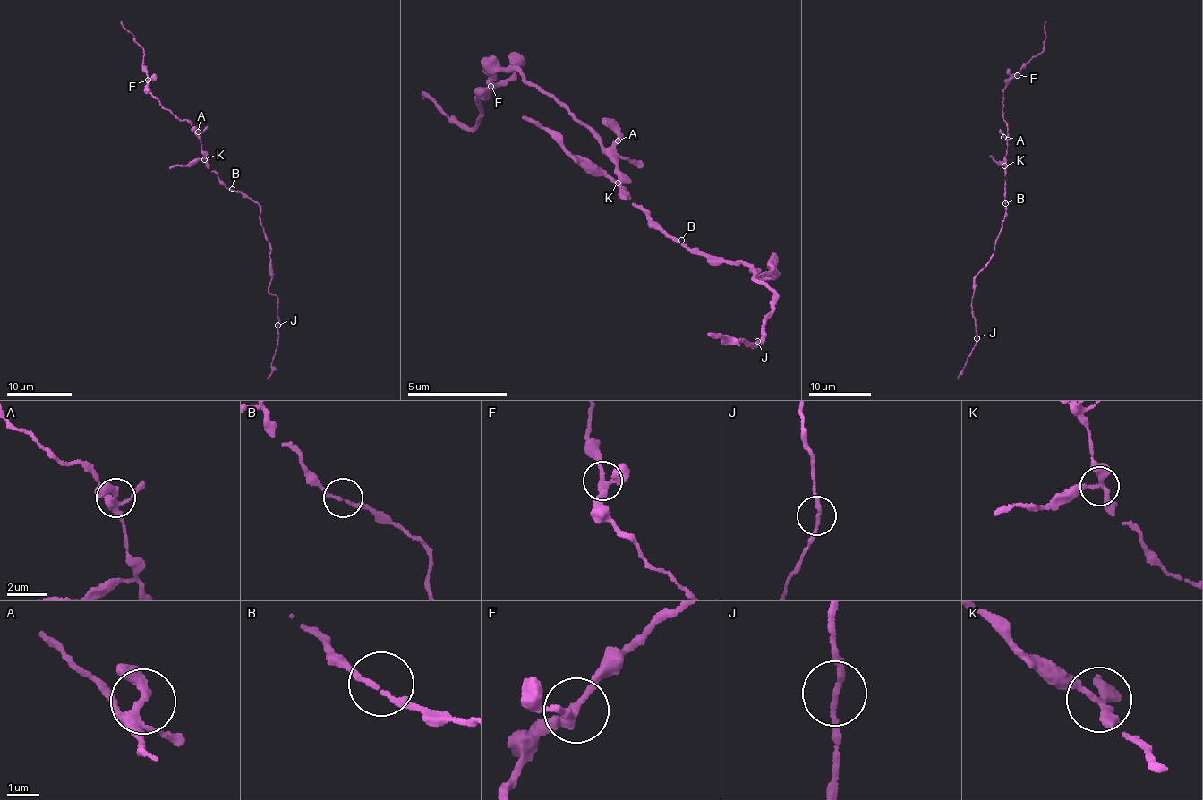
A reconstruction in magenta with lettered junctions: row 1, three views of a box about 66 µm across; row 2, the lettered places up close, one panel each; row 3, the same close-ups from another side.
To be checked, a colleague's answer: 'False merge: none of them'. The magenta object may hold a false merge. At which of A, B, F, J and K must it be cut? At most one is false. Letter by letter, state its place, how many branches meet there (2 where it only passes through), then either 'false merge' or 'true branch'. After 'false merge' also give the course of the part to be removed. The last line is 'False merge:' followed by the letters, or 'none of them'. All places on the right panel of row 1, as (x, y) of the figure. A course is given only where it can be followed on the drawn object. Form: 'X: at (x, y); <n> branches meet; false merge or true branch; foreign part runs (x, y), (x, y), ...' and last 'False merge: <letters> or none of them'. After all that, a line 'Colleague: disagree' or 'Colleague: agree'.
A: at (1003, 137); 4 branches meet; true branch
B: at (1005, 203); 2 branches meet; true branch
F: at (1017, 75); 3 branches meet; true branch
J: at (976, 338); 2 branches meet; true branch
K: at (1004, 165); 3 branches meet; false merge; foreign part runs (1005, 165), (992, 156), (989, 157)
False merge: K
Colleague: disagree

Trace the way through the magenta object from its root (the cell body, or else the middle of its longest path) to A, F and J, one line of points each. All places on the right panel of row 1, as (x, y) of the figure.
A: (1005, 205), (1007, 144), (1003, 137)
F: (1005, 205), (1009, 134), (1002, 102), (1005, 85), (1017, 75)
J: (1005, 205), (1004, 221), (993, 257), (974, 279), (970, 305), (976, 337)

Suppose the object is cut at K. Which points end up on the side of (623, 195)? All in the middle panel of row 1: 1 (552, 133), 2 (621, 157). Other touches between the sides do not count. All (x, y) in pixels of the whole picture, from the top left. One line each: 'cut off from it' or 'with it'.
1: cut off from it
2: with it

